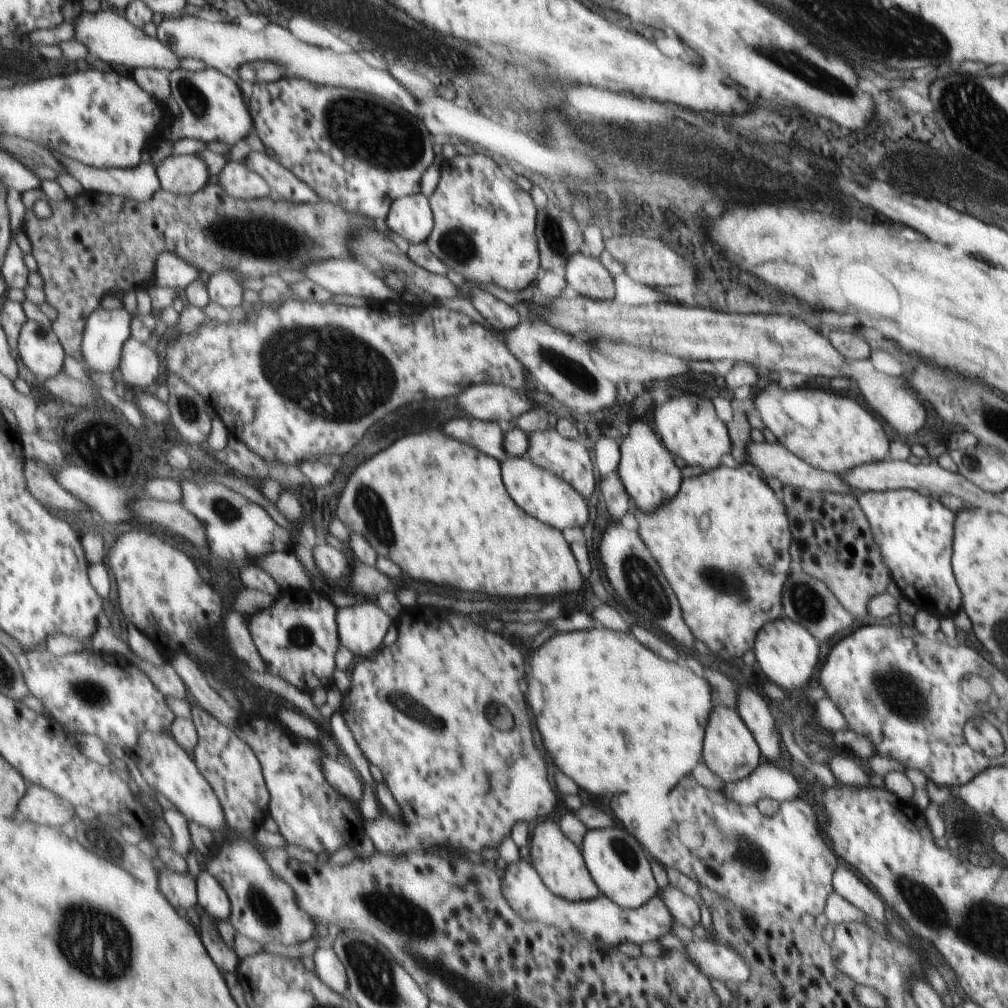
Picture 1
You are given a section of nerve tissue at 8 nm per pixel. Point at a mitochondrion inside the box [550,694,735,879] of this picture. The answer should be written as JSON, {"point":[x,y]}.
{"point":[625,852]}

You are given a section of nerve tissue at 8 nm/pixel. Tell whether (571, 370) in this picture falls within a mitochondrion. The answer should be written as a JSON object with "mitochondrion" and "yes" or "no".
{"mitochondrion":"yes"}

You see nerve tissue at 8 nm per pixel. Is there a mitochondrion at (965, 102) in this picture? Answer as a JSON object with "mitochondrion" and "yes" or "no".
{"mitochondrion":"yes"}

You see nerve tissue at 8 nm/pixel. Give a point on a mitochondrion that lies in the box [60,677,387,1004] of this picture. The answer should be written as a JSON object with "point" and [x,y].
{"point":[91,951]}

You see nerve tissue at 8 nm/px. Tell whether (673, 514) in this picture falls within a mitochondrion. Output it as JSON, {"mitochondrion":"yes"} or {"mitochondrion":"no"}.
{"mitochondrion":"no"}

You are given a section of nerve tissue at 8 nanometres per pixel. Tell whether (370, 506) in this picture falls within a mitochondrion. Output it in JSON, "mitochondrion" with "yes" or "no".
{"mitochondrion":"yes"}

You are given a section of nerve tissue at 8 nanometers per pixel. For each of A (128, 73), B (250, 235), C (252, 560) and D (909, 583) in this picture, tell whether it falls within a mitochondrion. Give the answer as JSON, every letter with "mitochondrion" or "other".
{"A":"other","B":"mitochondrion","C":"other","D":"other"}

